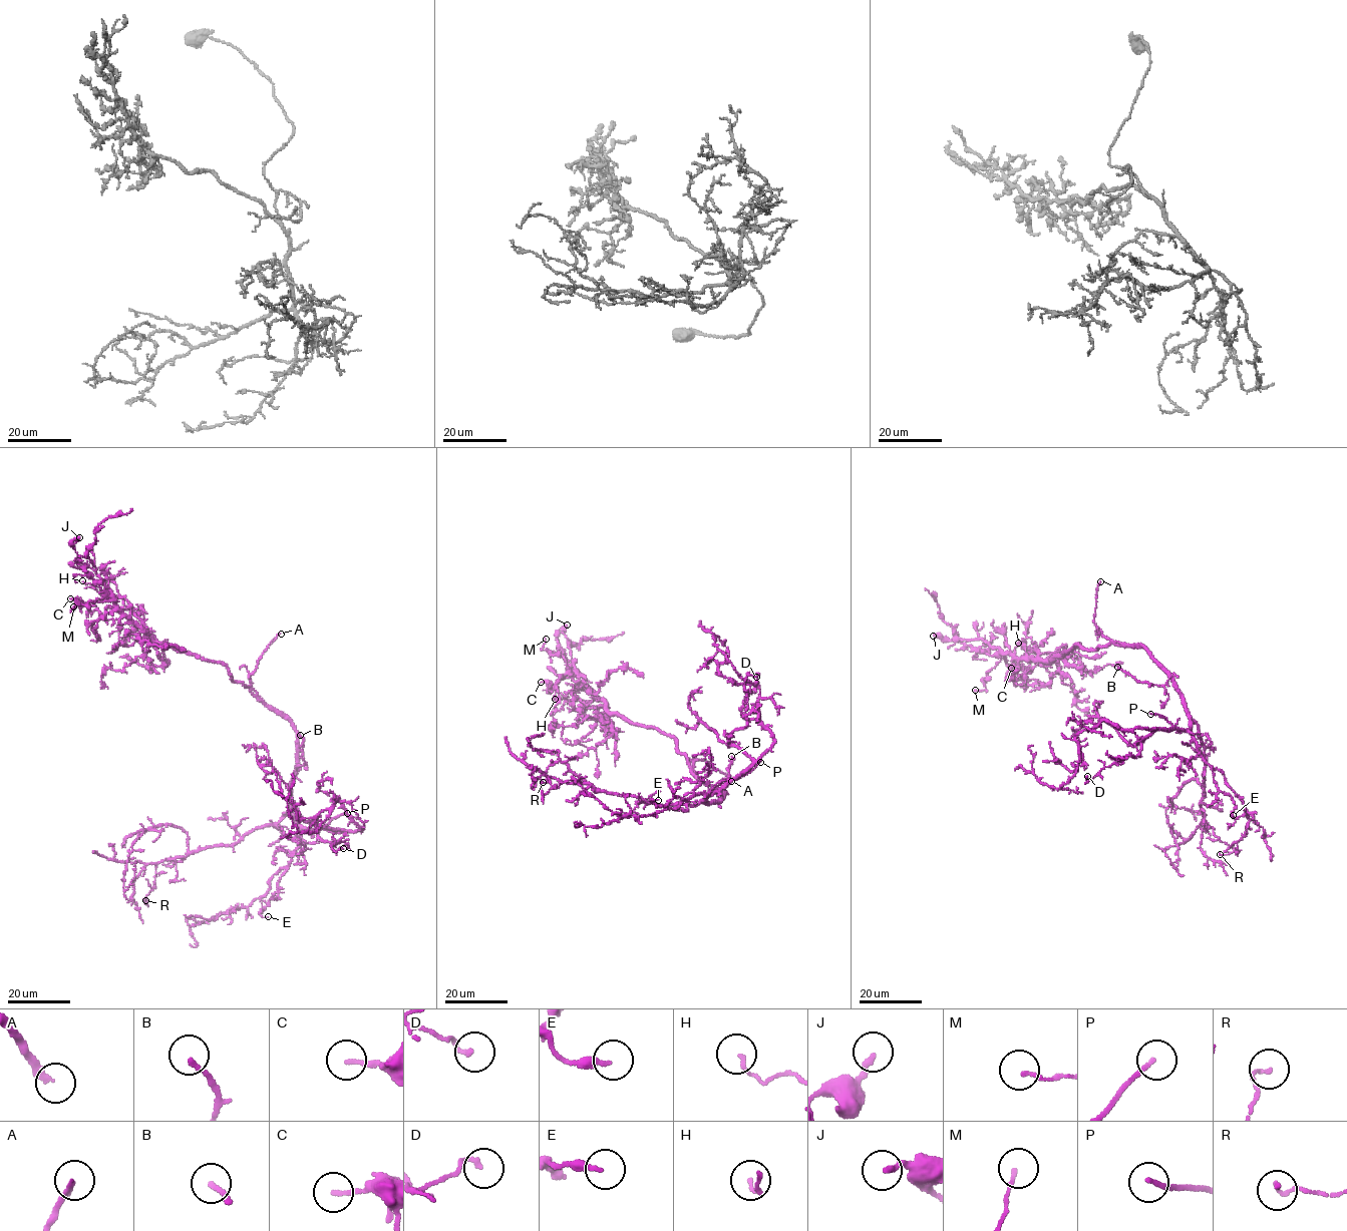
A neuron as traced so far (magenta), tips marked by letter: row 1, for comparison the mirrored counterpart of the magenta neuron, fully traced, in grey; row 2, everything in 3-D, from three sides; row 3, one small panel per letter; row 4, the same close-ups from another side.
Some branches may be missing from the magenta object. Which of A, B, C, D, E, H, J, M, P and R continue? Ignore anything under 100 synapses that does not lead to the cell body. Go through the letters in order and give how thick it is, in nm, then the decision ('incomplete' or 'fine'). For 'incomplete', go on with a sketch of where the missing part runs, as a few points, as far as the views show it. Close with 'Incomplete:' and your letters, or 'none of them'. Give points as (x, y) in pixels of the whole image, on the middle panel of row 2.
A: 200 nm thick; incomplete; missing branch runs (731, 781), (735, 798), (720, 852), (713, 858), (706, 853), (698, 861), (669, 860), (654, 871), (653, 868)
B: 160 nm thick; fine
C: 180 nm thick; fine
D: 160 nm thick; fine
E: 220 nm thick; fine
H: 110 nm thick; fine
J: 200 nm thick; fine
M: 120 nm thick; fine
P: 160 nm thick; fine
R: 120 nm thick; fine
Incomplete: A

